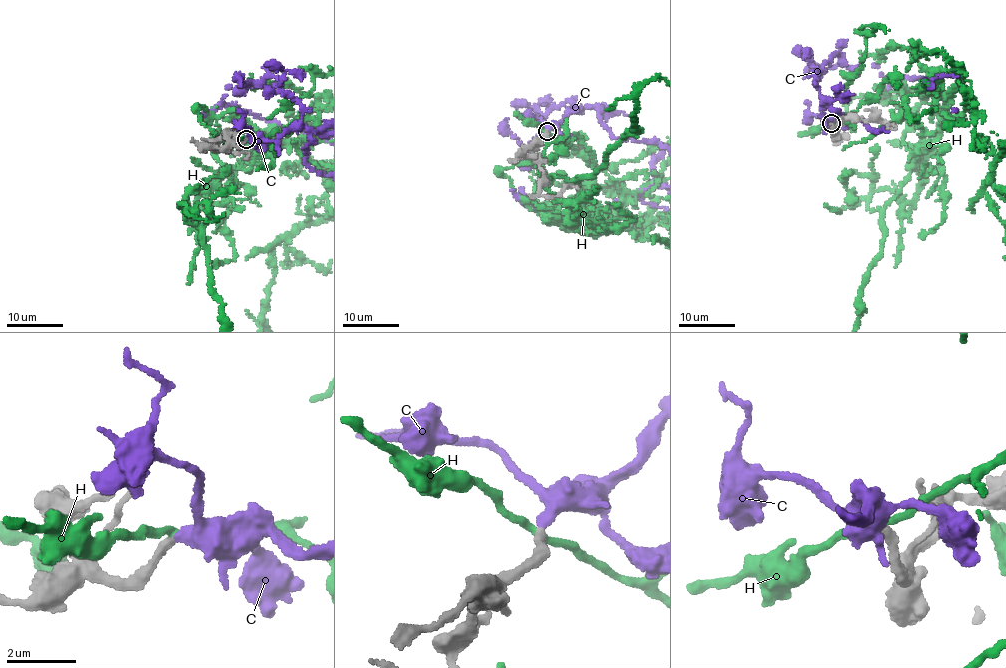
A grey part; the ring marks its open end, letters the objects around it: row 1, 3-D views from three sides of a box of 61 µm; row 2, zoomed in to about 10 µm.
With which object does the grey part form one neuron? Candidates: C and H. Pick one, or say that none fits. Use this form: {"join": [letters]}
{"join": ["C"]}

